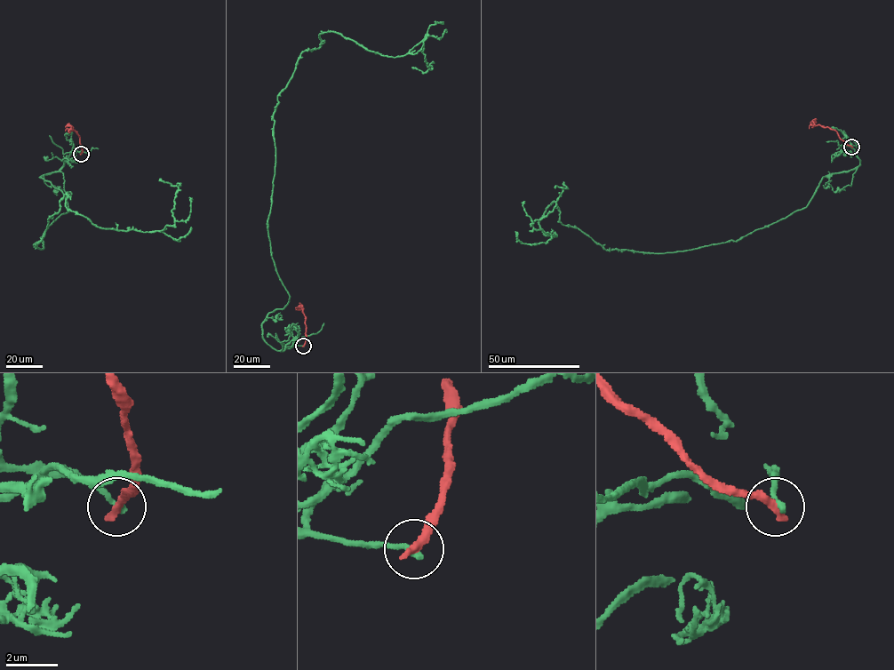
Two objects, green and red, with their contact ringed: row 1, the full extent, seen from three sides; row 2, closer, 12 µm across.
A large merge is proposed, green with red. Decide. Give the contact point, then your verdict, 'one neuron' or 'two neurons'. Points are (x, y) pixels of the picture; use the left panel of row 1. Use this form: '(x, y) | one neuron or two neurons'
(81, 154) | two neurons

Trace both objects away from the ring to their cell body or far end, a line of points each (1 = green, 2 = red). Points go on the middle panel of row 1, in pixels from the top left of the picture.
1: (303, 346), (262, 336), (290, 297), (277, 95), (324, 32), (394, 57), (426, 37), (411, 67)
2: (303, 346), (305, 316), (301, 307), (296, 309)

